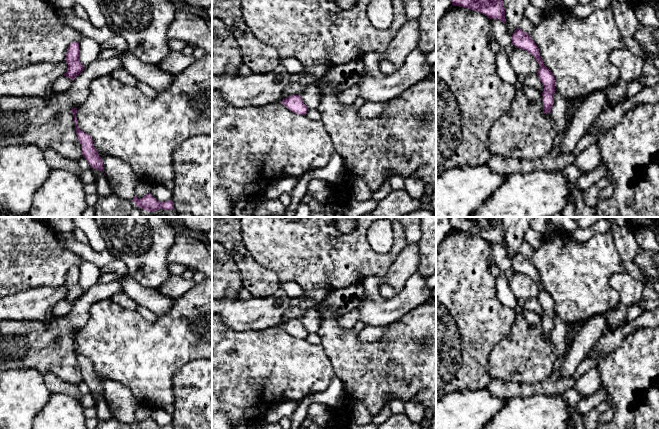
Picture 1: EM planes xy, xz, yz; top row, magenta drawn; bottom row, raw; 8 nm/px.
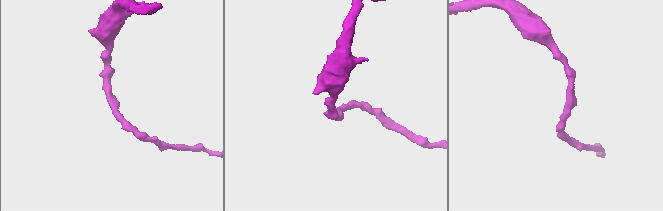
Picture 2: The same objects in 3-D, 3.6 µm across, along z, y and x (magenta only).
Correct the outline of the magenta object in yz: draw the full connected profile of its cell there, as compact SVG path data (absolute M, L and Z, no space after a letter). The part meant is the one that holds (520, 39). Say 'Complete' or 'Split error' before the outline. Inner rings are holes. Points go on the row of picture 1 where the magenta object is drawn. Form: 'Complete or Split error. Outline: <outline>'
Complete. Outline: M517 28L511 36L512 44L522 50L530 53L538 62L539 70L537 76L544 86L542 92L543 100L543 112L550 114L554 104L554 93L555 93L555 78L553 73L544 65L544 62L540 56L539 49L535 42L531 39L530 35Z

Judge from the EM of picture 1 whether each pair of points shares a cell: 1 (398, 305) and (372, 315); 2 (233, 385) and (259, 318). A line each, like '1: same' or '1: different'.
1: same
2: different

